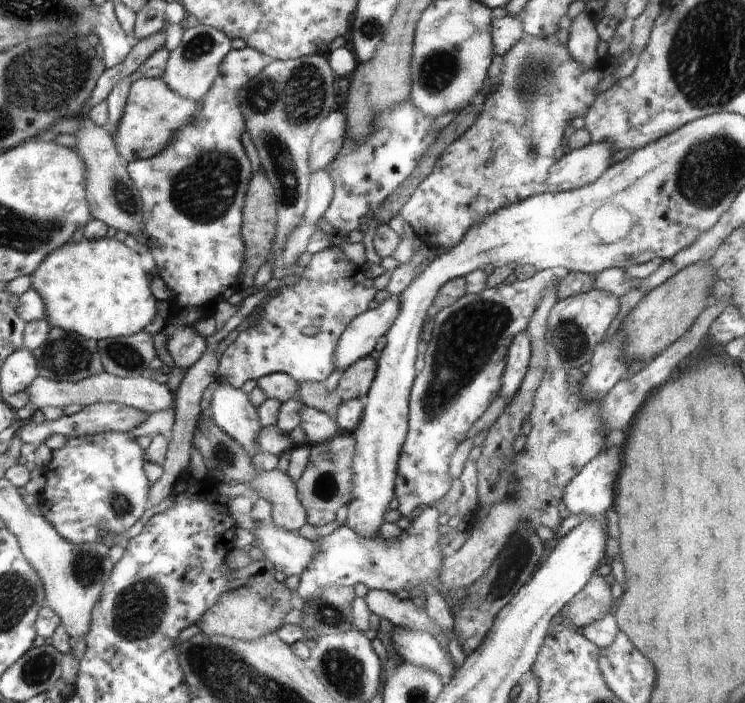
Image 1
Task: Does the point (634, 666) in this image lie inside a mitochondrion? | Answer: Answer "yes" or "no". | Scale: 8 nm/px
no

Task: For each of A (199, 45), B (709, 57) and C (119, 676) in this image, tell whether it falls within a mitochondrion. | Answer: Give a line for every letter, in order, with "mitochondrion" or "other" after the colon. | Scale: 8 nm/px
A: mitochondrion
B: mitochondrion
C: other

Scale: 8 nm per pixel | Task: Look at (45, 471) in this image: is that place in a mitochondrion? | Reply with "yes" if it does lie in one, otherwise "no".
no

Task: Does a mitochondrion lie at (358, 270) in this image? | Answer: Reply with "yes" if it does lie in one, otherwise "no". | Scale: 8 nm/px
no

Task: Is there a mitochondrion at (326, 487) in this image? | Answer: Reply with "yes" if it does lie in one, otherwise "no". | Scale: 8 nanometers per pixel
yes

